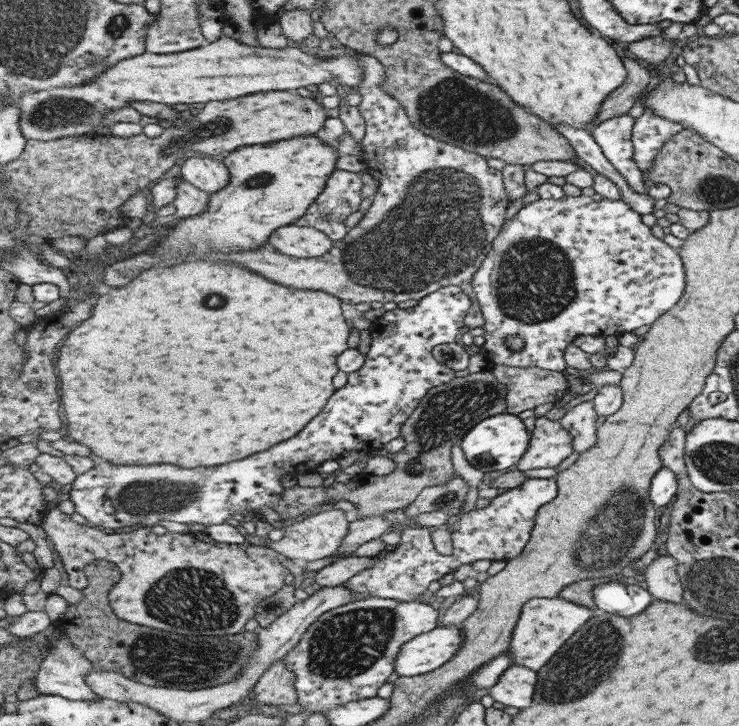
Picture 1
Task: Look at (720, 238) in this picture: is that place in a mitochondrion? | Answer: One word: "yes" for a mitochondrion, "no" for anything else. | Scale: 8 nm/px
no

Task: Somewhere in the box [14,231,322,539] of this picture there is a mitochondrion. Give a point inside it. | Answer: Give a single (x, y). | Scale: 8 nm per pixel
(157, 496)

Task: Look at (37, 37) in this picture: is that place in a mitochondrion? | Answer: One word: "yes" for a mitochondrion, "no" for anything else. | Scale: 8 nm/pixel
yes

